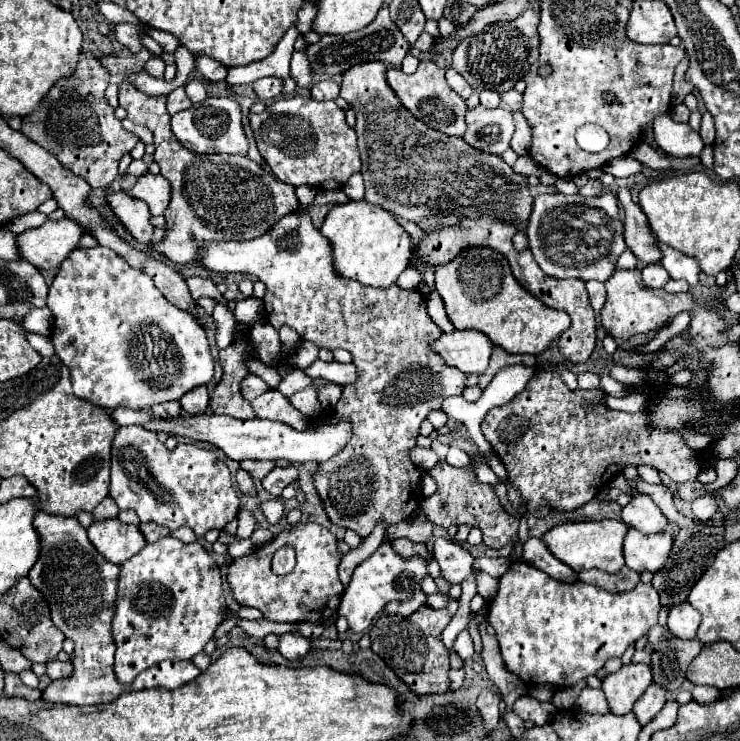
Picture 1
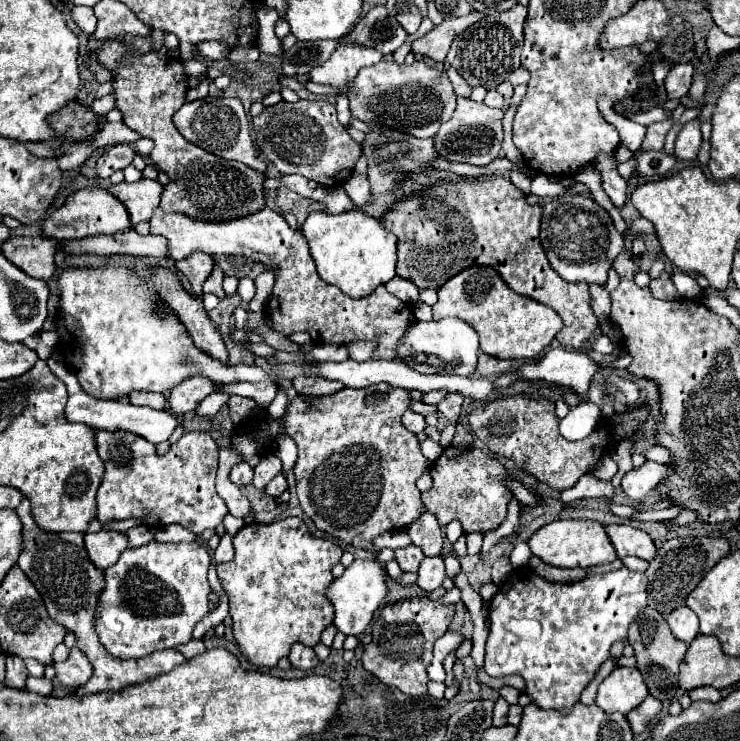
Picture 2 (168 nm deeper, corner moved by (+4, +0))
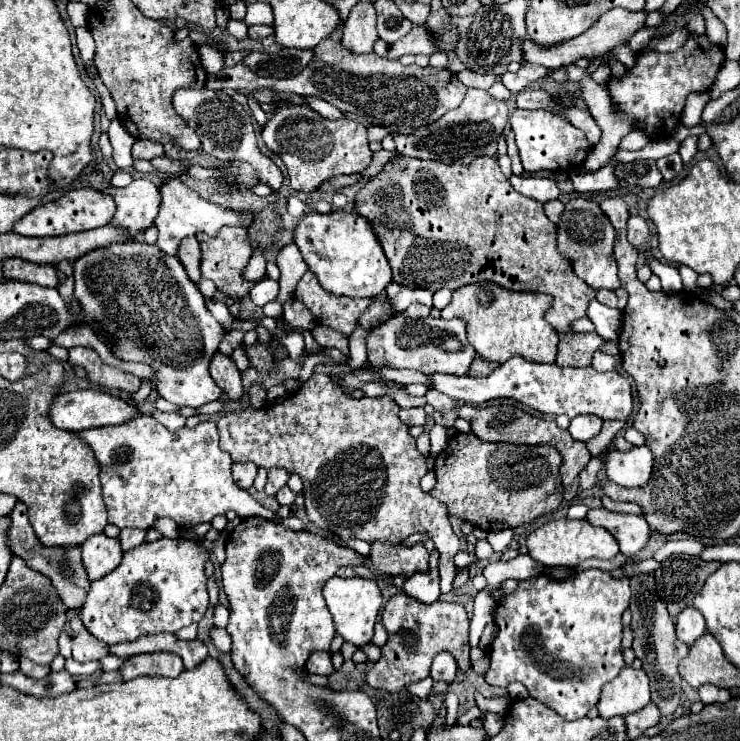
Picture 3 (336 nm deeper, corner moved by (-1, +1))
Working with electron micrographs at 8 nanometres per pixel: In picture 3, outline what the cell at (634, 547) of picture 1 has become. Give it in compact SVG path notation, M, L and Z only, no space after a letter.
M599 506L599 508L591 508L587 512L587 520L593 526L607 528L619 542L621 552L627 556L637 554L641 548L647 546L647 542L651 538L649 524L645 522L643 516L619 514L619 512L611 512L611 510Z

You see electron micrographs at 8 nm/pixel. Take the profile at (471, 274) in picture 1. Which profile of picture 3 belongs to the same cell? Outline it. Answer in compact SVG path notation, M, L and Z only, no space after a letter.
M477 282L477 284L467 284L461 286L453 292L453 300L441 310L443 318L461 318L467 324L467 338L469 344L475 348L475 352L489 362L497 362L503 364L513 356L523 356L525 360L533 360L533 362L555 362L557 356L557 344L559 344L559 334L555 332L555 328L543 318L545 308L549 308L551 304L551 296L547 294L535 294L535 292L513 292L513 290L505 290L493 282Z

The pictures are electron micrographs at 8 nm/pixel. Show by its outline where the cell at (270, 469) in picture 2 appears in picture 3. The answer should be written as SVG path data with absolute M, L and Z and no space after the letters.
M279 468L269 470L269 480L267 480L267 486L265 486L265 494L275 496L279 492L279 488L283 488L287 484L287 480L289 480L289 472L279 470Z

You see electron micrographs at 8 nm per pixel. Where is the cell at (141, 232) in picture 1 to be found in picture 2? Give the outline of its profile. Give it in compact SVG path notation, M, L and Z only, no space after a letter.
M82 189L76 191L66 199L66 203L52 213L42 225L42 233L52 239L84 239L84 237L96 237L96 235L114 235L118 231L132 229L130 213L124 209L124 205L112 197L110 191L104 189Z

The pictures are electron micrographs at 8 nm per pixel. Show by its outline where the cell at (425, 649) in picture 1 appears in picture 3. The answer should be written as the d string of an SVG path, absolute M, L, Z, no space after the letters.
M397 594L397 596L387 600L385 610L381 614L381 622L385 624L385 628L389 632L389 640L383 646L381 660L377 664L373 664L373 668L367 674L369 686L381 688L387 692L399 692L409 682L417 682L417 680L427 678L431 662L439 652L451 652L461 672L471 670L471 662L469 662L469 650L471 650L471 646L469 646L469 616L461 604L457 604L457 602L433 602L431 606L427 606L427 604L421 604L421 602L405 596L405 594Z

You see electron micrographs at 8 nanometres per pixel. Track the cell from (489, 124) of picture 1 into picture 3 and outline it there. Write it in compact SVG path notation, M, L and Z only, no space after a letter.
M469 88L463 104L455 110L449 110L439 120L427 124L425 128L417 128L409 136L393 134L397 144L397 152L413 158L427 158L437 160L443 164L469 164L477 156L495 156L497 140L503 134L503 128L509 120L509 108L503 100L489 96L485 90Z

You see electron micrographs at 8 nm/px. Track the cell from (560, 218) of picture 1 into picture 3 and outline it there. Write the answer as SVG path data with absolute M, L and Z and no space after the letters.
M573 198L565 204L565 216L561 218L561 228L557 230L559 250L569 258L573 264L575 274L589 284L593 290L617 290L619 278L617 278L617 262L613 256L613 240L615 230L609 222L609 218L601 212L599 204L587 198Z

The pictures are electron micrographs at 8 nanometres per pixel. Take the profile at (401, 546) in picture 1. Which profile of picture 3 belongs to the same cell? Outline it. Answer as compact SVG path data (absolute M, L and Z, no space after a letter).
M371 544L369 560L381 574L389 576L413 576L415 572L429 570L429 552L423 544L403 546L399 544Z

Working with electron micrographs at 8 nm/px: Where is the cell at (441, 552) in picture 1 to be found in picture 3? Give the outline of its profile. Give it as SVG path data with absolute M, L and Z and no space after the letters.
M439 552L430 553L429 572L425 574L413 574L405 580L403 592L415 600L421 600L423 604L433 604L439 598Z

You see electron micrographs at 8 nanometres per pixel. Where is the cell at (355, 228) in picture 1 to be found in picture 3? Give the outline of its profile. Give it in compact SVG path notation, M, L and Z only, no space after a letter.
M309 212L299 220L293 232L293 242L297 244L307 268L331 294L349 298L375 298L391 282L391 266L377 244L369 222L355 212Z

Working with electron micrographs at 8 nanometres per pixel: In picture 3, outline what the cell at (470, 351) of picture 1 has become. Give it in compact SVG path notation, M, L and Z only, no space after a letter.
M391 314L385 322L379 326L371 328L367 332L367 362L371 366L389 366L389 368L409 368L409 370L419 370L425 374L453 374L453 376L463 376L469 370L471 360L475 358L473 346L467 342L467 332L465 332L465 322L463 320L443 320L443 318L433 318L427 316L423 320L409 320L405 324L405 316L401 314Z

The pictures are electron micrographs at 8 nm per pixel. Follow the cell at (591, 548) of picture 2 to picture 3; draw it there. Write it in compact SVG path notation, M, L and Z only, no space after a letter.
M569 518L547 522L545 526L531 532L527 536L527 548L529 548L529 556L547 568L557 568L557 566L575 568L577 564L581 564L587 558L611 560L619 552L617 540L613 540L613 536L609 532L605 532L603 528L591 526L587 520L569 520Z

